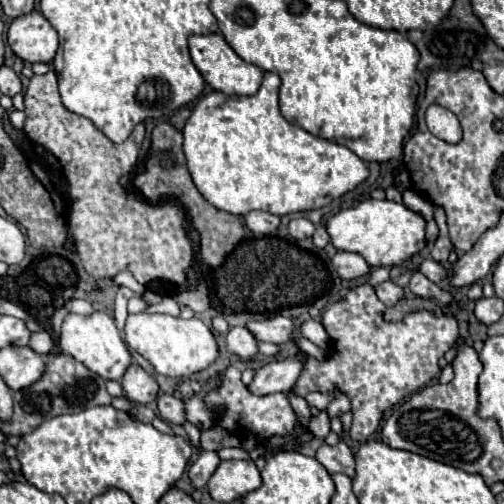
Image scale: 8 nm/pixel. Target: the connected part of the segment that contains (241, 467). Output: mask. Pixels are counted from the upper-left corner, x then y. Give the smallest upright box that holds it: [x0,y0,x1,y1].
[208,461,262,501]

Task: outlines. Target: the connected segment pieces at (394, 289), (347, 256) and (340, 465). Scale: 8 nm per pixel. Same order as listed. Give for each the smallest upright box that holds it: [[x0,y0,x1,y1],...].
[[376,281,404,307],[332,251,370,279],[316,443,356,477]]

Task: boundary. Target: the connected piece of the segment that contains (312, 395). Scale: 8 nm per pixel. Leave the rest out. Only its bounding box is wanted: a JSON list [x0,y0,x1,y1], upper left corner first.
[306,392,340,411]

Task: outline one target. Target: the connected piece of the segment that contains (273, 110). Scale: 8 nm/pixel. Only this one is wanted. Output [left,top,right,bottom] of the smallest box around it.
[182,73,370,215]

